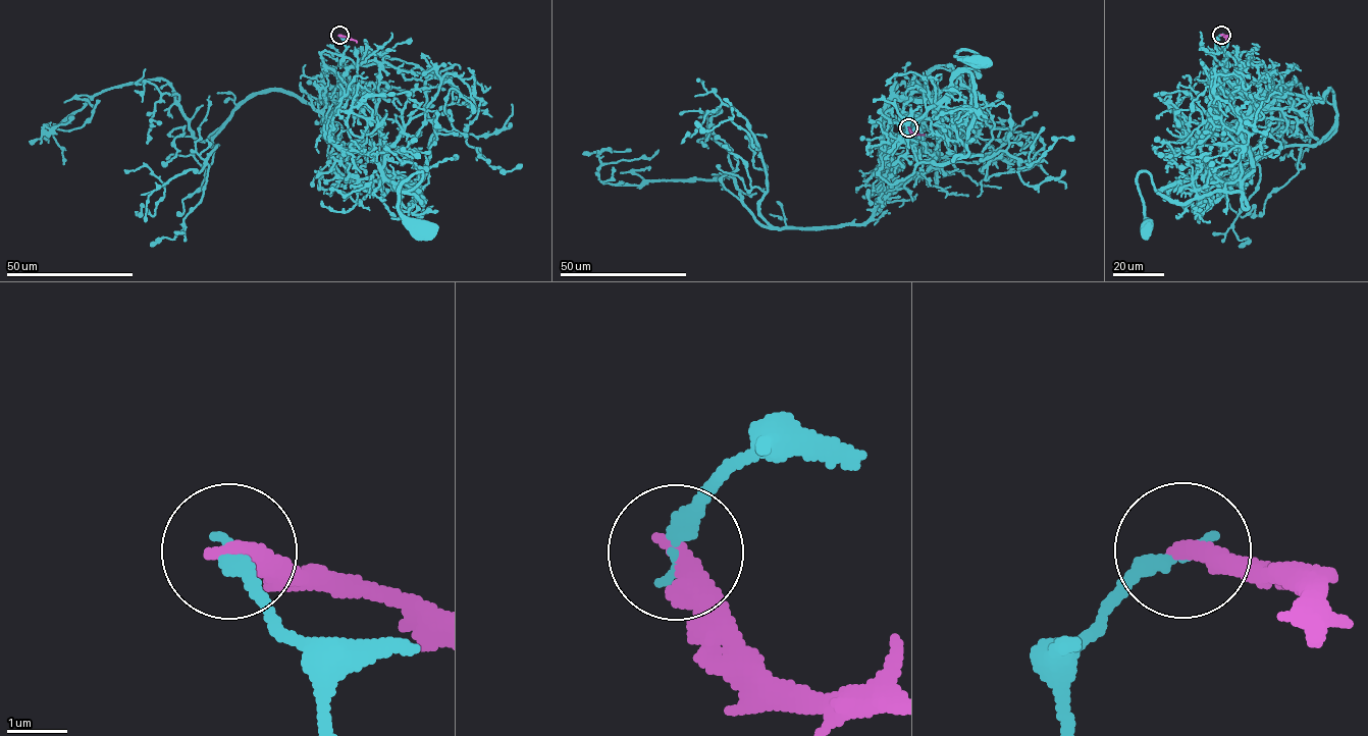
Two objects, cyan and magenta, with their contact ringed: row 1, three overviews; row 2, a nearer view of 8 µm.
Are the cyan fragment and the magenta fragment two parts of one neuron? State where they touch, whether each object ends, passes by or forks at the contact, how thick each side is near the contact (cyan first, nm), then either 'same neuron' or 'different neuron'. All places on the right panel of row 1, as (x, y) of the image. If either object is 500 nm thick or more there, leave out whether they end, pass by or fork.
place (1221, 35); cyan ends; magenta ends; calibres 280 and 400 nm; different neuron

